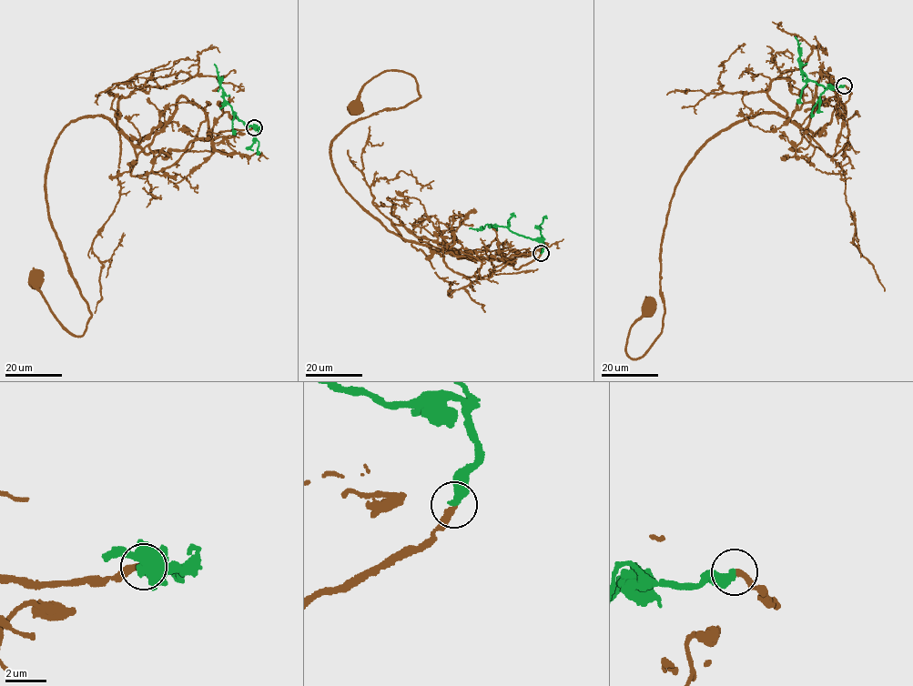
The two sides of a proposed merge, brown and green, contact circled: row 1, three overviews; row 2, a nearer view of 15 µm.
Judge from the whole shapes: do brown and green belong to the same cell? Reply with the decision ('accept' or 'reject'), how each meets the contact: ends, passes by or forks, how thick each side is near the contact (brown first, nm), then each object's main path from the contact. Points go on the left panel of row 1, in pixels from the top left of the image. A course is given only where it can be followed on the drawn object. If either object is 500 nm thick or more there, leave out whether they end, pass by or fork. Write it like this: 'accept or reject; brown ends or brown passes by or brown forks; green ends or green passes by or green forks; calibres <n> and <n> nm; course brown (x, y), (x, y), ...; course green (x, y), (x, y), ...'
accept; brown ends; green ends; calibres 280 and 440 nm; course brown (254, 127), (165, 159), (100, 116), (70, 121), (45, 180), (52, 228), (90, 314), (81, 336), (37, 277); course green (254, 127), (246, 126), (238, 121), (226, 102), (214, 64)

